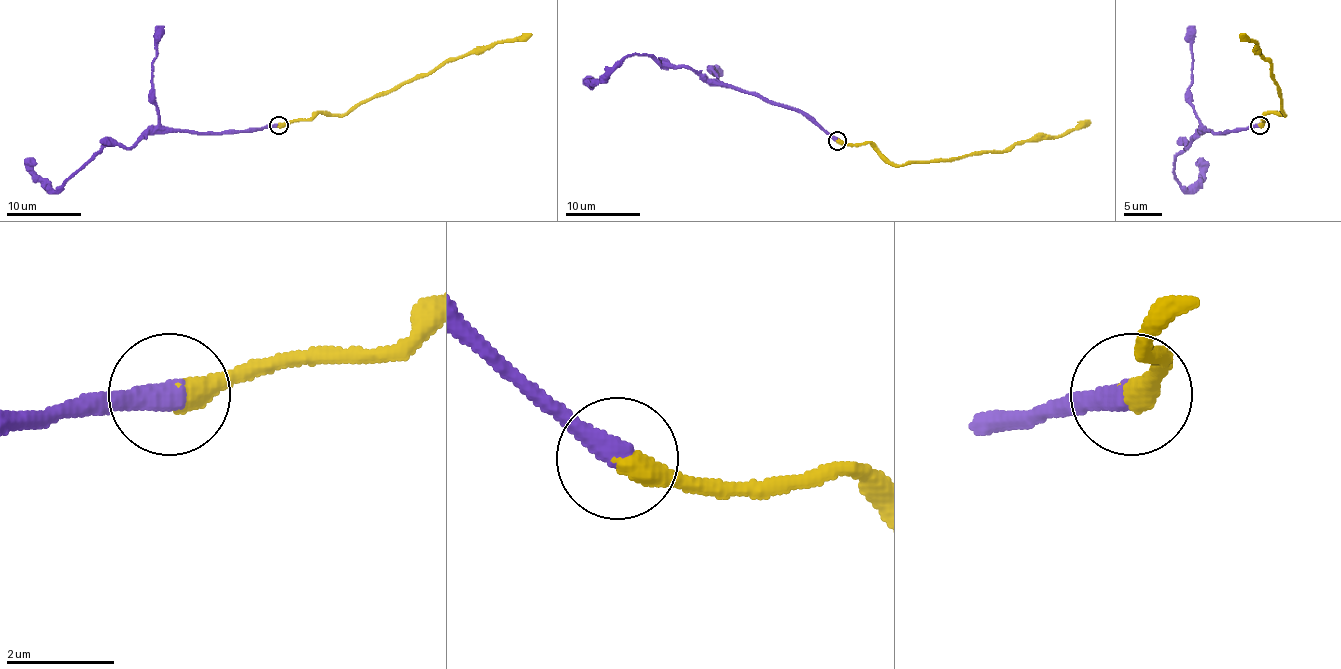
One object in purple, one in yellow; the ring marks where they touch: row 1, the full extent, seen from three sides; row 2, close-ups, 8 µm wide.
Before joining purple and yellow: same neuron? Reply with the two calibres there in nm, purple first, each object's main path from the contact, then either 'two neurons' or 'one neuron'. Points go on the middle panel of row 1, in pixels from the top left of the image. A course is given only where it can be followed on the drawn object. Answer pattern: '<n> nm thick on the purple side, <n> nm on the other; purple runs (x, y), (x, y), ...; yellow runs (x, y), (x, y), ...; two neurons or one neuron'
480 nm thick on the purple side, 440 nm on the other; purple runs (837, 141), (793, 109), (707, 83), (688, 66), (664, 66), (647, 55), (626, 55), (598, 79), (585, 81); yellow runs (837, 141), (849, 145), (871, 143), (888, 160), (905, 165), (1000, 152), (1030, 139), (1079, 130), (1090, 120); one neuron

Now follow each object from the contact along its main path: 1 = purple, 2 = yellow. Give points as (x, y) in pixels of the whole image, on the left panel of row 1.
1: (279, 125), (215, 133), (148, 131), (129, 148), (105, 144), (55, 191), (40, 180), (27, 157)
2: (279, 125), (320, 112), (346, 114), (356, 105), (471, 52), (531, 34)

